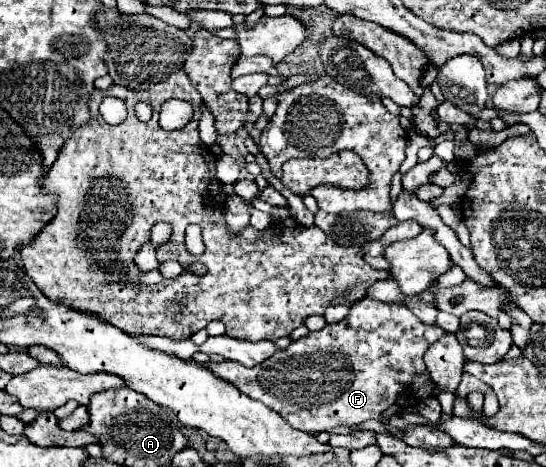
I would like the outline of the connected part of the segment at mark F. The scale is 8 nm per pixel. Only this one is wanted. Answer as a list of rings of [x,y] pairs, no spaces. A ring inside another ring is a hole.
[[[364,297],[364,299],[360,299],[358,303],[352,305],[350,315],[348,315],[346,319],[342,319],[342,321],[338,321],[338,323],[330,323],[330,325],[326,325],[324,329],[320,329],[318,333],[308,333],[306,337],[294,341],[288,349],[278,351],[276,355],[272,355],[272,357],[266,359],[264,363],[260,363],[258,367],[242,367],[240,363],[234,363],[234,361],[222,361],[222,363],[208,361],[208,363],[204,363],[204,367],[206,367],[208,371],[212,371],[214,375],[218,375],[220,379],[224,379],[224,381],[236,385],[236,387],[238,387],[242,393],[246,393],[248,397],[252,397],[252,399],[264,403],[266,407],[270,407],[272,411],[276,411],[278,415],[282,415],[294,429],[300,429],[300,431],[306,431],[306,433],[314,433],[314,435],[316,435],[316,433],[320,433],[320,431],[330,431],[330,429],[340,427],[340,425],[354,427],[354,425],[360,425],[360,423],[364,423],[364,421],[369,419],[380,419],[380,417],[382,417],[382,411],[396,401],[396,395],[398,395],[398,393],[410,393],[408,387],[410,387],[410,381],[412,381],[412,377],[414,377],[416,373],[428,375],[422,357],[424,357],[426,349],[430,349],[430,343],[436,343],[436,341],[442,337],[442,333],[446,333],[446,331],[440,329],[438,325],[424,325],[416,315],[412,315],[412,311],[408,309],[406,303],[382,303],[382,301]]]

